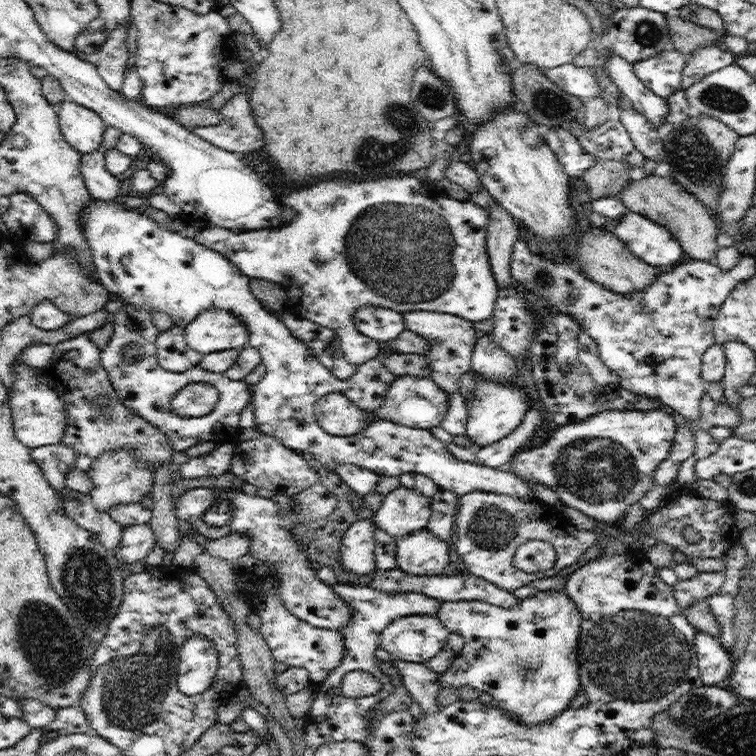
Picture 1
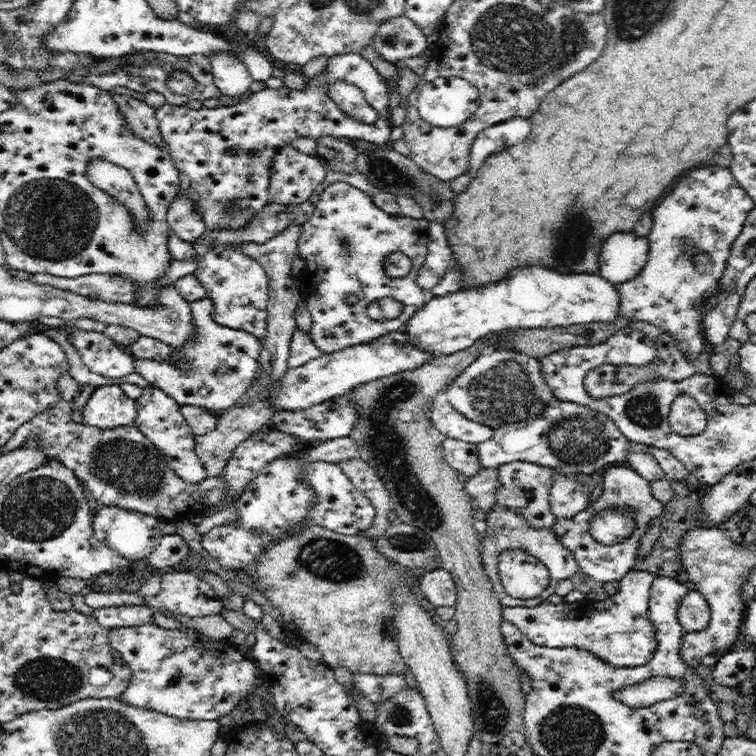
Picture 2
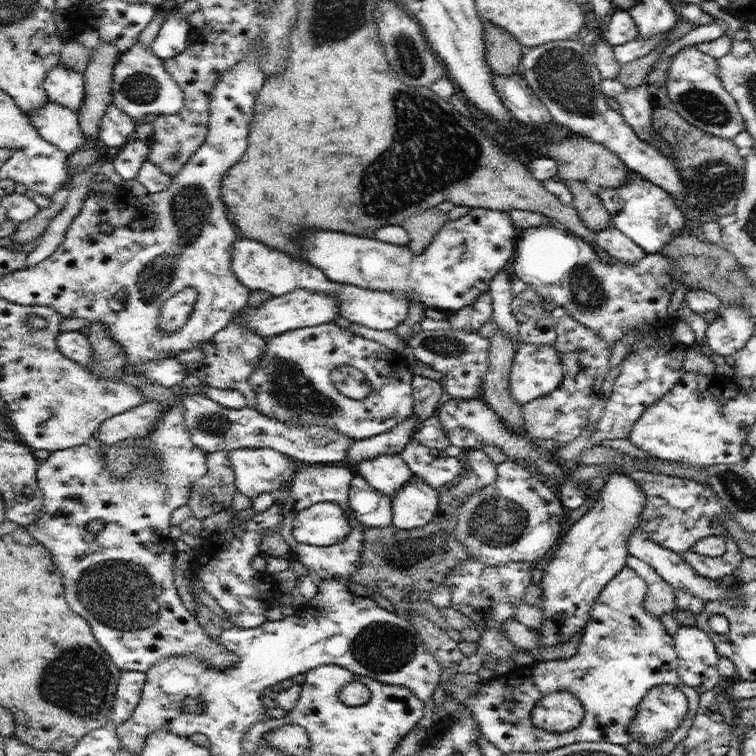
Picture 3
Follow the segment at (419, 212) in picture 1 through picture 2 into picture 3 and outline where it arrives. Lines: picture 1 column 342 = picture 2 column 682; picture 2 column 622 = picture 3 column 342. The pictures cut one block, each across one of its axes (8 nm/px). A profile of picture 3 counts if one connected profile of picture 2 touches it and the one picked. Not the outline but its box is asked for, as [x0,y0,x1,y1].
[232,236,409,330]

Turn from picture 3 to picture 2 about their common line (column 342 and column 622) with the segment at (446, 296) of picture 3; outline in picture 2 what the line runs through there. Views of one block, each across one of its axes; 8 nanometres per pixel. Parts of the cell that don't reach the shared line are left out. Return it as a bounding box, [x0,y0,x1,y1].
[597,232,649,286]

